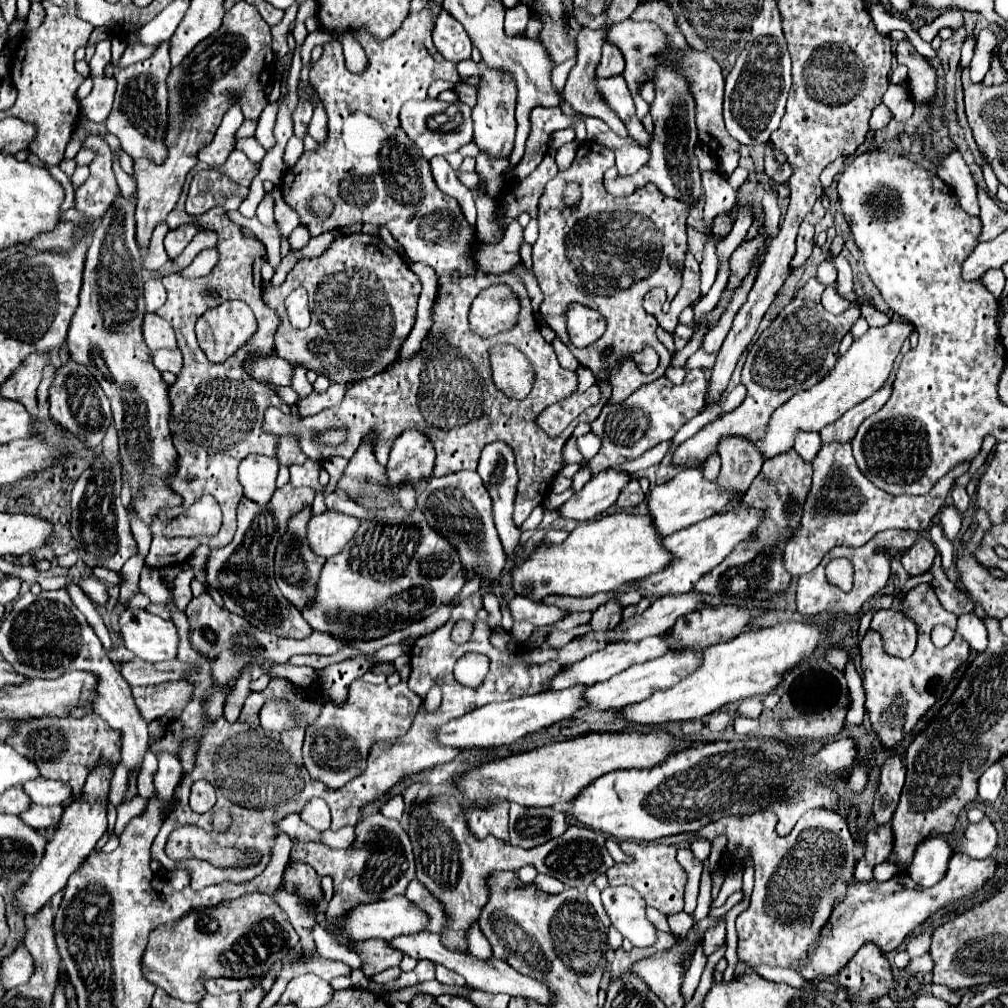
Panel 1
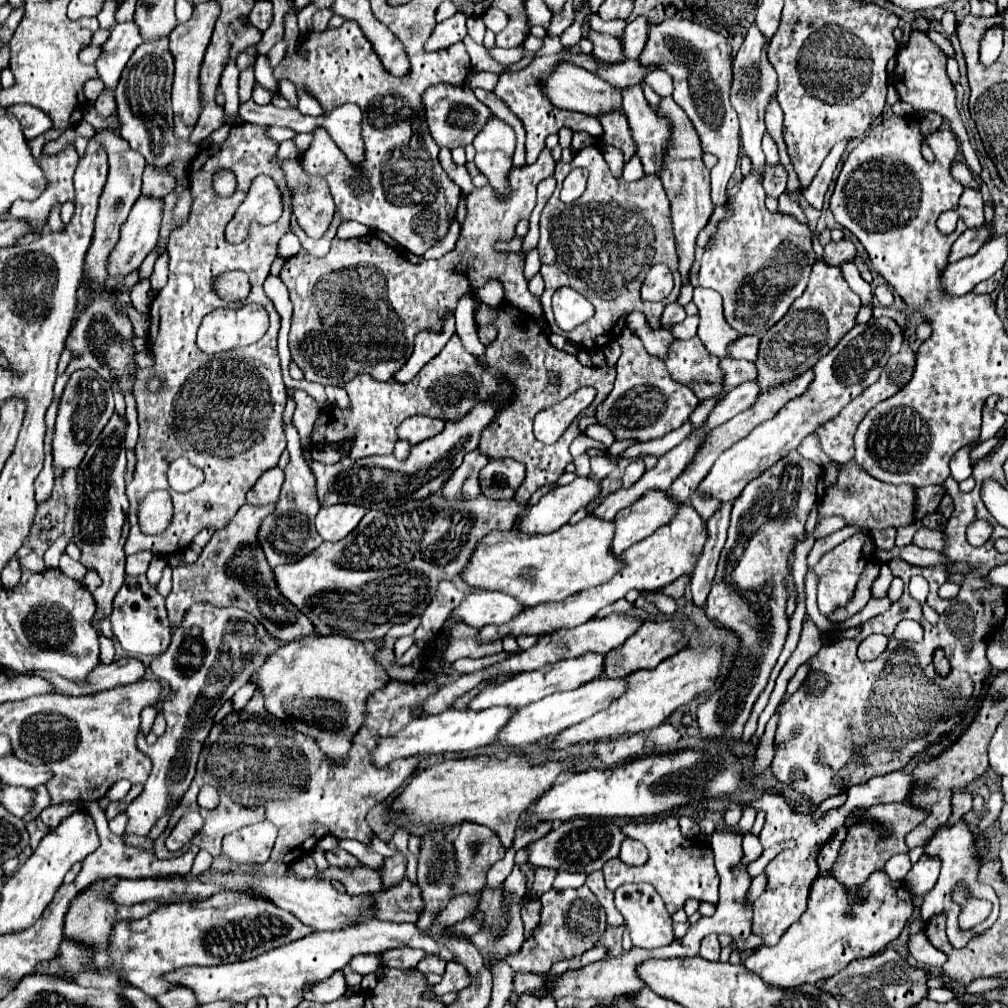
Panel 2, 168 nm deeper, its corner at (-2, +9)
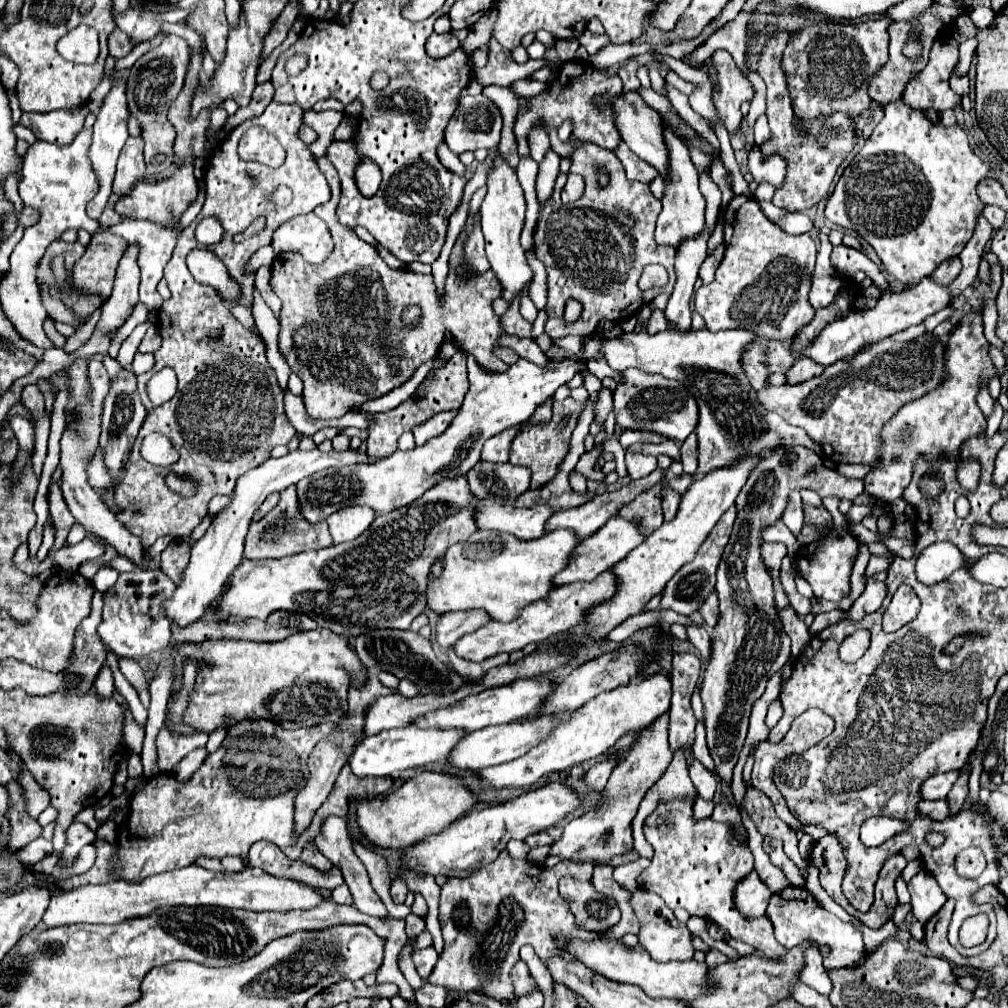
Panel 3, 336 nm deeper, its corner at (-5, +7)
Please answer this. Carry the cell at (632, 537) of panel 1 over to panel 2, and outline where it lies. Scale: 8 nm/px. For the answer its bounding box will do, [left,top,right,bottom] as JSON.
[459,516,623,608]

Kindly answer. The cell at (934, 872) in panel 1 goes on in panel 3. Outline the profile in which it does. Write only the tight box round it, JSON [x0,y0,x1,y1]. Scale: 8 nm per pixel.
[908,870,946,924]

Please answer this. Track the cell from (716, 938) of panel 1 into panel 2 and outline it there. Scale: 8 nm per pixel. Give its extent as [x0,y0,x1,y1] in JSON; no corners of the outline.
[699,934,721,962]

